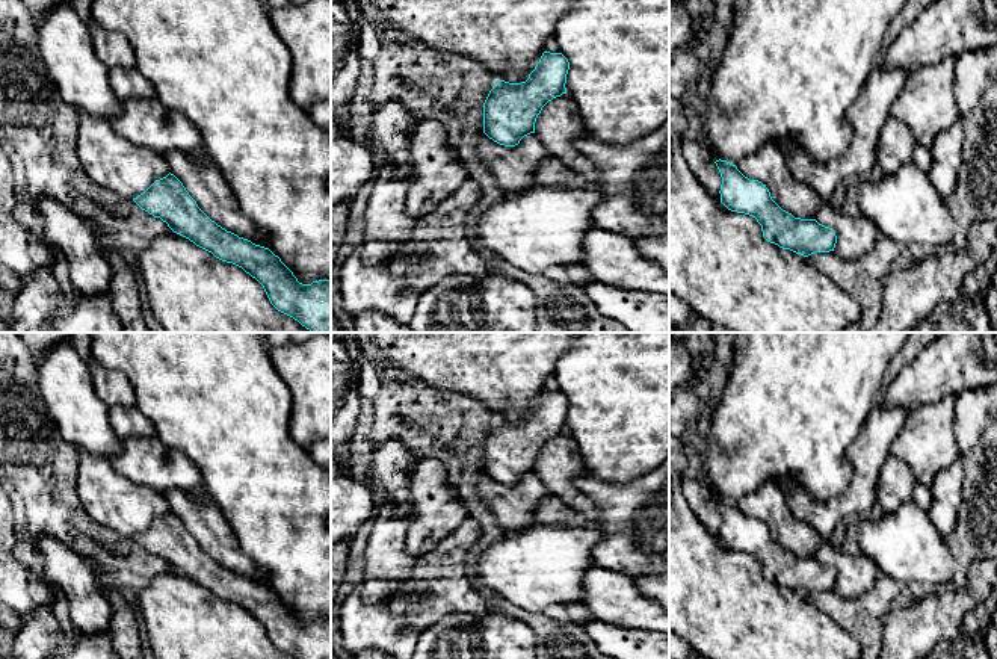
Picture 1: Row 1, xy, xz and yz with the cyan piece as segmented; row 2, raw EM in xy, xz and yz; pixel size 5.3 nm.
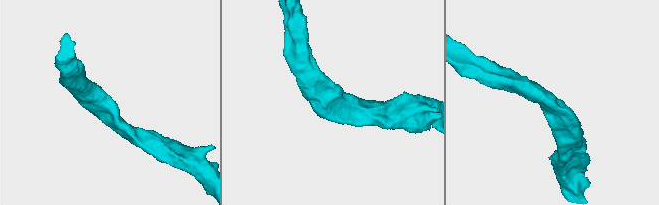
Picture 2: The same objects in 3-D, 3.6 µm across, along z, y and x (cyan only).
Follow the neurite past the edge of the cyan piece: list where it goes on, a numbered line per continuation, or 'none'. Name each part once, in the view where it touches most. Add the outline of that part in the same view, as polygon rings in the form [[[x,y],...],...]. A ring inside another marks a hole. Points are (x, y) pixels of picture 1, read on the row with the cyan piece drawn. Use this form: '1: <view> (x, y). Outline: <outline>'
none

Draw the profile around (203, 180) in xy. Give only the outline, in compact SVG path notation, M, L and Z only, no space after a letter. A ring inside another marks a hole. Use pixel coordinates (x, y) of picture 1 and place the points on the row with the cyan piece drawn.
M177 150L163 154L163 157L171 174L183 183L198 207L211 221L239 237L267 248L266 234L242 213L231 187L207 157L204 160L192 160Z

